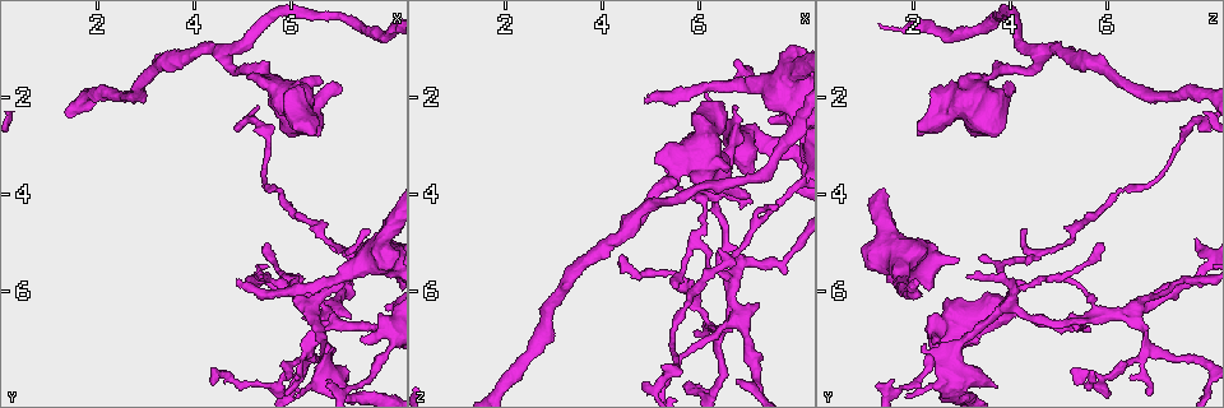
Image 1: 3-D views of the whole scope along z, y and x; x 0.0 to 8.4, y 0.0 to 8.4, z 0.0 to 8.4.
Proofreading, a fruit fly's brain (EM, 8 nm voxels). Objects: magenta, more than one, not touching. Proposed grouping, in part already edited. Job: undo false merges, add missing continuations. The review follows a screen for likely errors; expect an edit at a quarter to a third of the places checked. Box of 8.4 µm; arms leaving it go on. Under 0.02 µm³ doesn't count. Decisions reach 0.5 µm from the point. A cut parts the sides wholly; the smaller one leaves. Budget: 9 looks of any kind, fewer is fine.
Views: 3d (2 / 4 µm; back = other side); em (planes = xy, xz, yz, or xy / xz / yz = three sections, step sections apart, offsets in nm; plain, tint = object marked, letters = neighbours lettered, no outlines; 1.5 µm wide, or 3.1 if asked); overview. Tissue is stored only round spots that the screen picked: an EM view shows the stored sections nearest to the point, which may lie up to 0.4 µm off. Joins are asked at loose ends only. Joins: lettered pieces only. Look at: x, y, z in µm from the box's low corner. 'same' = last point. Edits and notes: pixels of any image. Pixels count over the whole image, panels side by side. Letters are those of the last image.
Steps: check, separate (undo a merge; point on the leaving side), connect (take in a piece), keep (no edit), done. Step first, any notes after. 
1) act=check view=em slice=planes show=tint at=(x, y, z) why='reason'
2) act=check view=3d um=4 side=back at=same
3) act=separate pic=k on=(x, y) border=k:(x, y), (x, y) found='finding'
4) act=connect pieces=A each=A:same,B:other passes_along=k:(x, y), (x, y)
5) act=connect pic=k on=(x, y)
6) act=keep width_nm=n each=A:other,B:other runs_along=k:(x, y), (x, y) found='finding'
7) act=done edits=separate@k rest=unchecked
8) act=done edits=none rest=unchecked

act=check view=em slice=planes show=letters at=(7.80, 6.45, 2.55) why='stops while still wide'

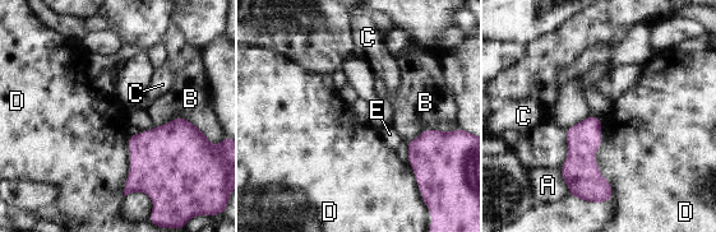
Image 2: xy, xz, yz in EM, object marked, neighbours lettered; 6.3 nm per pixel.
act=keep each=A:other,B:other,C:other,D:other,E:other border=2:(599, 117), (595, 163), (609, 200) found='none of them fits'

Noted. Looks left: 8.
act=check view=3d um=4 at=(7.55, 4.75, 4.35) why='free end'

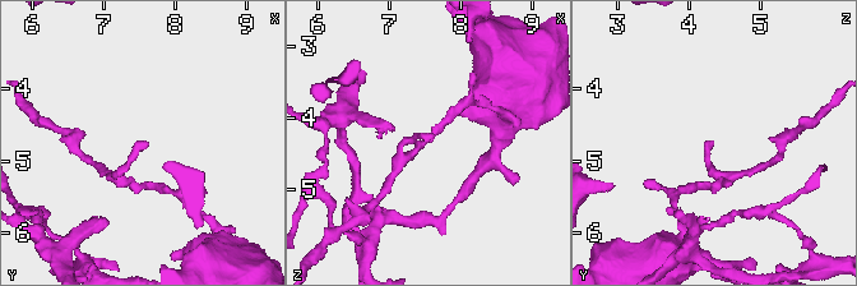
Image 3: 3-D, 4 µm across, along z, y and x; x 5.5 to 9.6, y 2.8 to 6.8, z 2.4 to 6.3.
act=check view=em slice=planes show=letters at=(7.55, 4.70, 4.35)

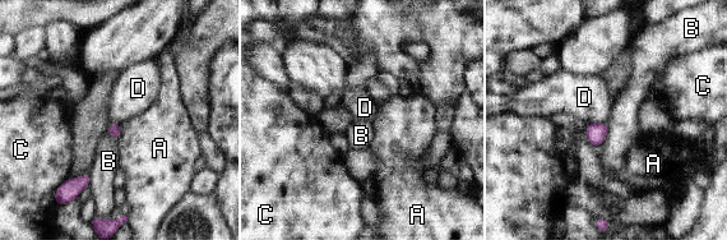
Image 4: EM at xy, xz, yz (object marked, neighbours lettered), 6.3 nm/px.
act=keep each=A:other,B:other,C:other,D:other border=4:(605, 121), (589, 123), (587, 125) found='no lettered piece goes on from it'

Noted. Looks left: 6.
act=check view=3d um=4 at=(6.50, 2.80, 2.15) why='thick end'

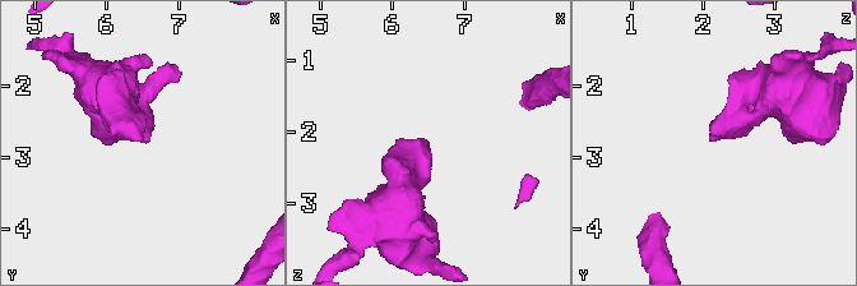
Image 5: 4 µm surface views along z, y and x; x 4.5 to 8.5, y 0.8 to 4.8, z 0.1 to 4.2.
act=check view=em slice=planes show=plain at=(6.45, 2.75, 2.05)

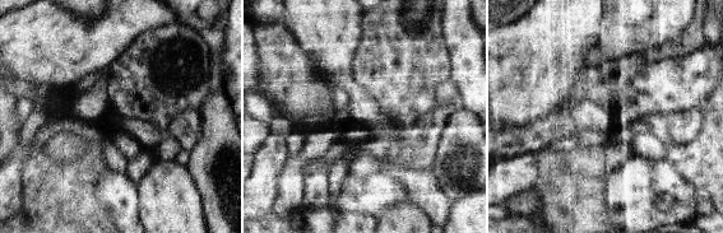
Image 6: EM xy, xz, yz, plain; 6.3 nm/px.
act=check view=em slice=planes show=letters at=same

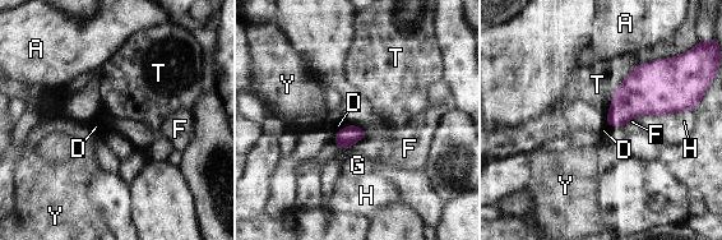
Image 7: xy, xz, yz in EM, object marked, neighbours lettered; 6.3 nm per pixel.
act=keep each=A:other,D:other,F:other,G:other,H:other,T:other,Y:other border=7:(637, 65), (614, 92), (607, 112) found='no lettered piece goes on from it'

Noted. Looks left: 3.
act=check view=3d um=4 side=back at=(4.90, 5.85, 2.10) why='an open end'

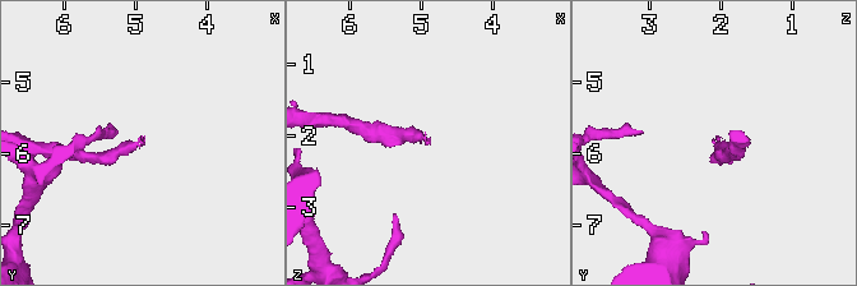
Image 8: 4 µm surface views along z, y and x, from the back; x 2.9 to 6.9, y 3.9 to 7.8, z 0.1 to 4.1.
act=check view=em slice=planes show=letters at=(4.85, 5.80, 2.05) why='shape alone is not enough'

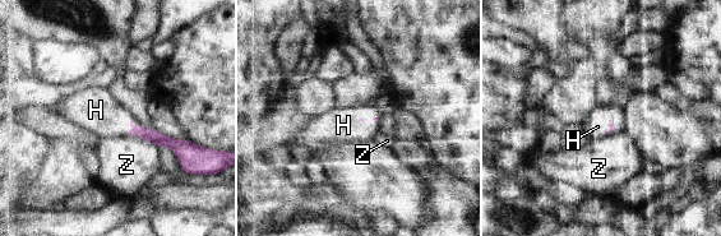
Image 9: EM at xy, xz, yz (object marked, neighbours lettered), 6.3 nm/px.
act=connect pieces=H each=H:same,Z:other passes_along=9:(162, 140), (132, 123), (96, 110) found='it goes on there'

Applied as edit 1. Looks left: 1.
act=done edits=connect@9 rest=unchecked

